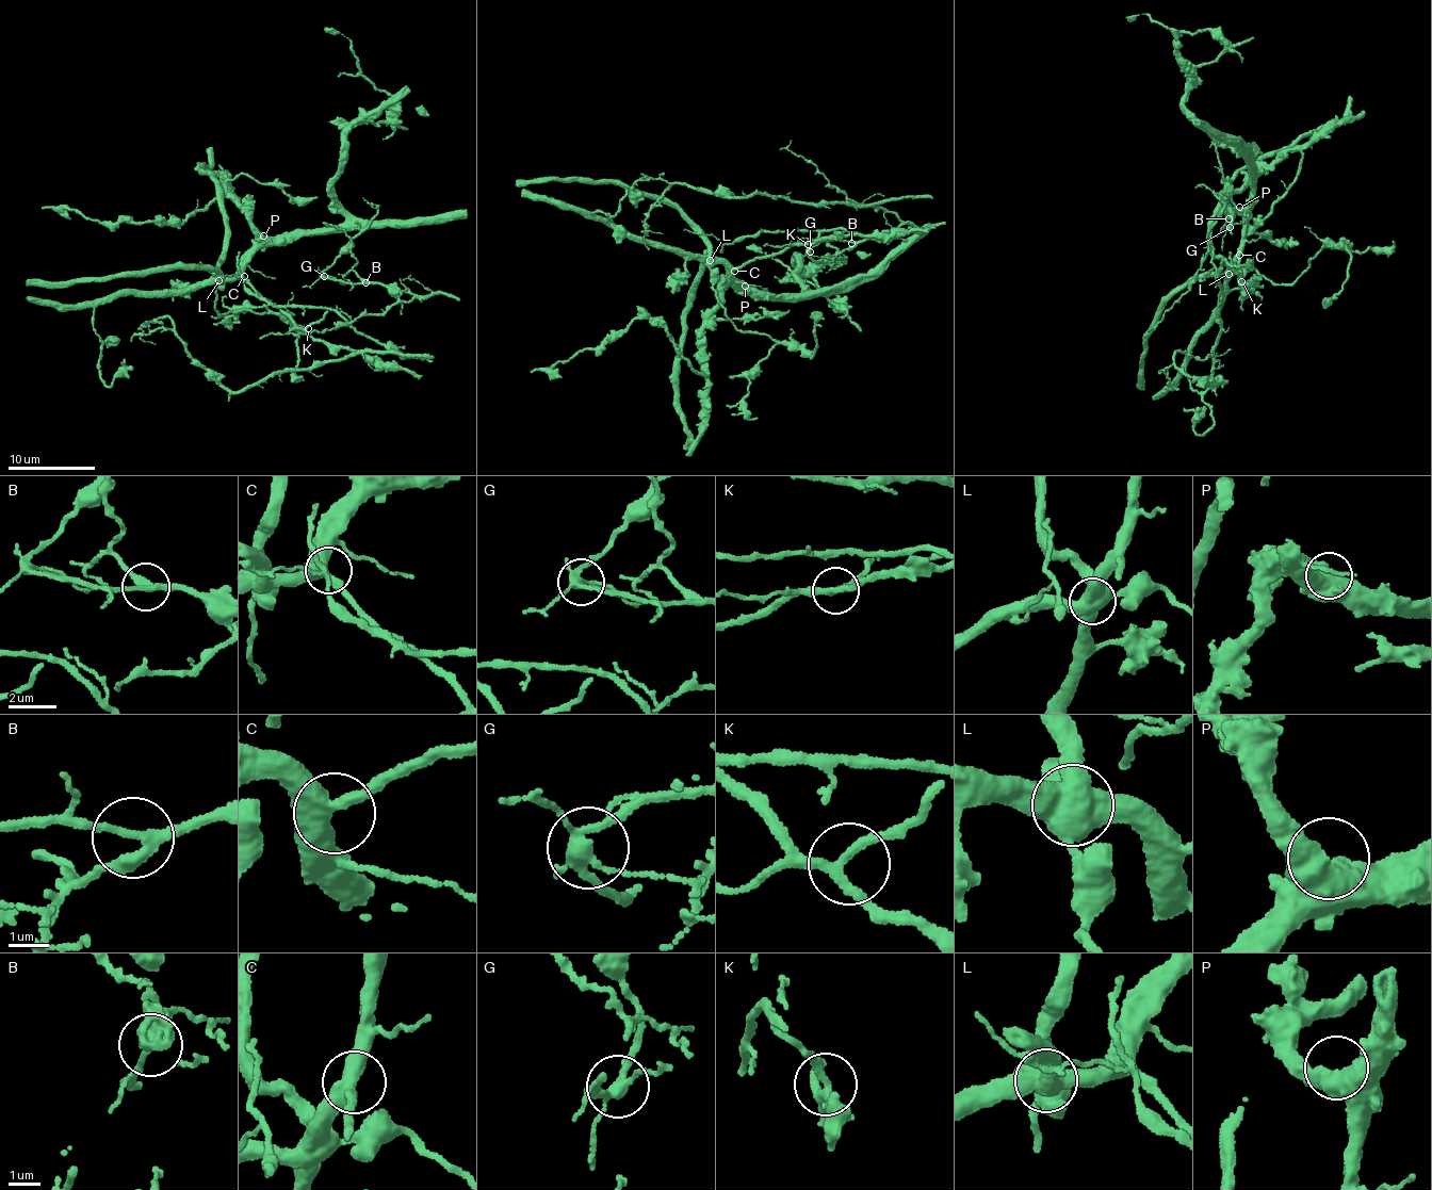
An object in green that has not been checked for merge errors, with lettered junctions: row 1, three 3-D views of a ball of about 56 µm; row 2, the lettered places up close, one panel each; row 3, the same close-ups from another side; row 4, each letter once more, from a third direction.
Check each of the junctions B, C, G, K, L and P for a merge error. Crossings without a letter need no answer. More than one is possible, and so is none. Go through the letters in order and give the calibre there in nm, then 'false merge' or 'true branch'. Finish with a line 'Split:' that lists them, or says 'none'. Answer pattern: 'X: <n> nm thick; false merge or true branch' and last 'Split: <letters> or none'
B: 240 nm thick; true branch
C: 440 nm thick; true branch
G: 280 nm thick; true branch
K: 240 nm thick; true branch
L: 700 nm thick; false merge
P: 600 nm thick; true branch
Split: L

